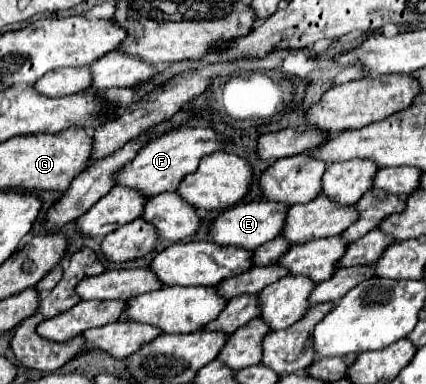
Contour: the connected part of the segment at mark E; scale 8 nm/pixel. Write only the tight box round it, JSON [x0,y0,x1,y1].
[210,201,290,249]

